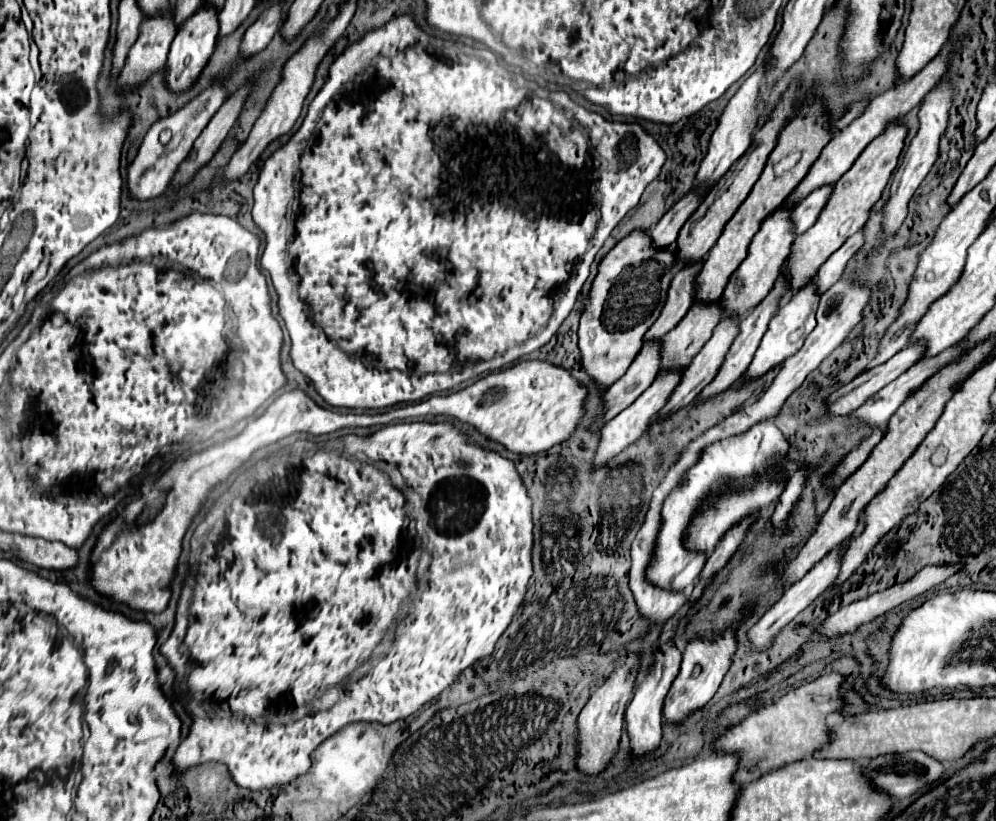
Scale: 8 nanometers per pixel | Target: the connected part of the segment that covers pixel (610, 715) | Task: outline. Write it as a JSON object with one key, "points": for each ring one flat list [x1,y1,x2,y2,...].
{"points":[[630,655,626,659,626,665,618,667,610,675,610,679,606,679,606,683,596,687,596,691,592,693,588,705,580,711,580,715,576,719,576,723,578,723,576,769,580,773,584,773,584,775,600,775,602,771,606,771,606,767,610,765,612,757,616,755,616,751,620,747,620,735,622,735,622,725,624,725,626,703,634,695,632,691,634,691,636,673,638,673,638,659,636,659,636,655]]}

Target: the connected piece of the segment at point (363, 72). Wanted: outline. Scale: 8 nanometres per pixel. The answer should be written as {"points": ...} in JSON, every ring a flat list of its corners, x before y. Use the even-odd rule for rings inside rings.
{"points":[[408,15,396,17,384,27,366,33,332,63,328,81,312,101,312,107,324,109,316,121,314,139,310,139,310,147,306,147,306,155,300,163,302,179,298,207,292,219,294,225,286,219,288,205,294,199,292,183,298,175,298,159,294,159,294,155,286,155,286,163,270,163,270,159,266,159,254,187,252,217,266,235,260,263,270,271,274,289,278,293,280,317,284,319,292,339,292,361,314,383,314,389,330,407,386,409,396,403,414,403,434,393,444,393,452,387,458,387,460,383,478,377,478,371,480,375,488,371,500,371,506,365,518,361,522,355,528,355,548,343,550,337,558,331,560,323,572,311,578,293,589,277,596,254,612,229,632,207,638,205,642,191,658,177,660,167,666,161,660,145,638,123,612,123,594,113,594,123,588,121,586,125,578,127,574,113,570,111,568,115,558,111,546,93,534,87,520,87,508,73,484,63,474,55,466,55,464,49,458,47,464,45,426,35],[512,113,516,113,514,125,506,121,512,117],[500,131,508,131,508,137,498,137],[556,295,560,295,562,301,558,301]]}

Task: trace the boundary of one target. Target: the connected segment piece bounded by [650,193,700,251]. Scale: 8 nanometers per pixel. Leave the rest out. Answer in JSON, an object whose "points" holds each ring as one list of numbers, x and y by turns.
{"points":[[694,193,684,195,662,219,660,223,650,231,650,239,652,239,652,249,660,251,664,247,670,247,676,237,678,231,682,229,682,225,686,223,686,219,690,217,692,211,696,211,696,207,700,205,700,197]]}

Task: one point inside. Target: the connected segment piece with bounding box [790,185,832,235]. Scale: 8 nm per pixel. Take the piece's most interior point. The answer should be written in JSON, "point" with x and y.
{"point":[804,216]}

